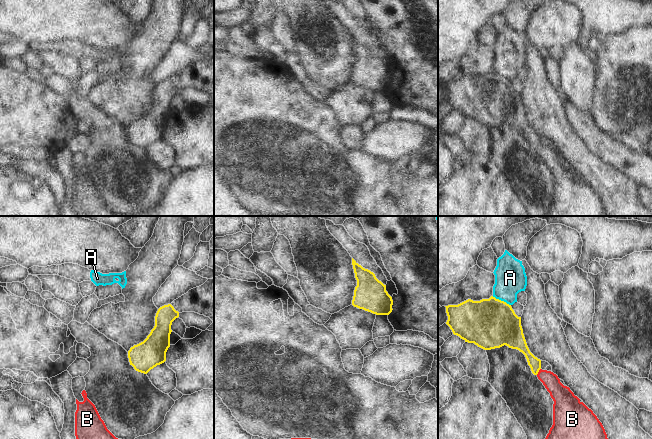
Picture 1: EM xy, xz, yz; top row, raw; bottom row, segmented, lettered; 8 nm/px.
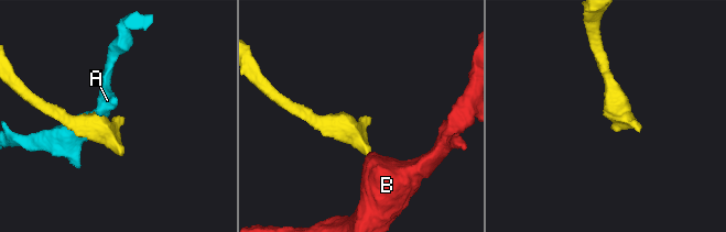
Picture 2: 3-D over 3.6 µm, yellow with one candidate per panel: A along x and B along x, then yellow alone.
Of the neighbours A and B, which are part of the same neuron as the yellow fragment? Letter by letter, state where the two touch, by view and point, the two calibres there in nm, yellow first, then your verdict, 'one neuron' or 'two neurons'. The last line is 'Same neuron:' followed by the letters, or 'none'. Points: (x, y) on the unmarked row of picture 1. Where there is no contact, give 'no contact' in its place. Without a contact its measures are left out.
A: meets yellow in yz at (500, 76); 400 nm thick on the yellow side, 260 nm on the other; two neurons
B: meets yellow in yz at (538, 147); 100 nm thick on the yellow side, 150 nm on the other; one neuron
Same neuron: B

